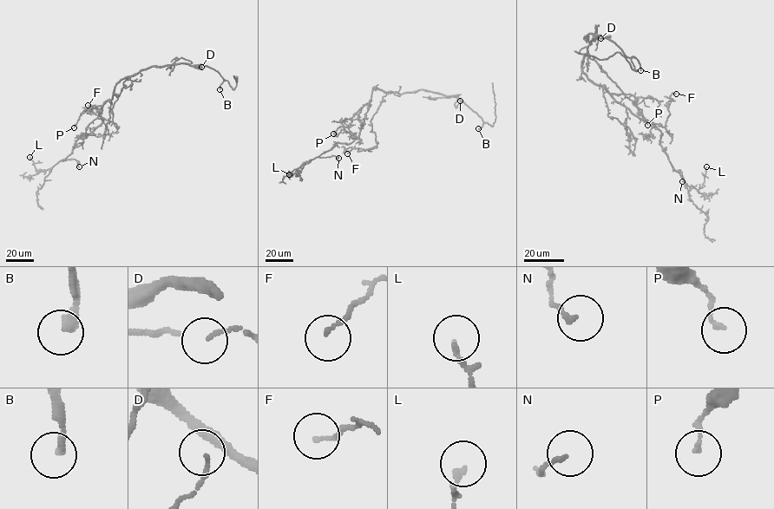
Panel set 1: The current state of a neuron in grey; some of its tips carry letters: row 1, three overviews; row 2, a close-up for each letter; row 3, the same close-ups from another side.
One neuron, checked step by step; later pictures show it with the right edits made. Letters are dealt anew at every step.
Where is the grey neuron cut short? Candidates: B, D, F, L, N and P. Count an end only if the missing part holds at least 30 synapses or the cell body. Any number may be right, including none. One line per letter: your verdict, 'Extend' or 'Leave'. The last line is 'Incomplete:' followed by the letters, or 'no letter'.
B: Extend
D: Leave
F: Leave
L: Leave
N: Leave
P: Leave
Incomplete: B

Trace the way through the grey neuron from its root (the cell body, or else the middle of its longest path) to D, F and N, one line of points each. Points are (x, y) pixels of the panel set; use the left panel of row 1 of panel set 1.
D: (115, 84), (154, 66), (186, 63), (201, 67)
F: (115, 84), (127, 78), (112, 108), (112, 121), (117, 128), (112, 122), (94, 114), (92, 107), (88, 105)
N: (115, 84), (112, 98), (99, 113), (102, 122), (79, 138), (72, 152), (60, 160), (75, 159), (79, 166)

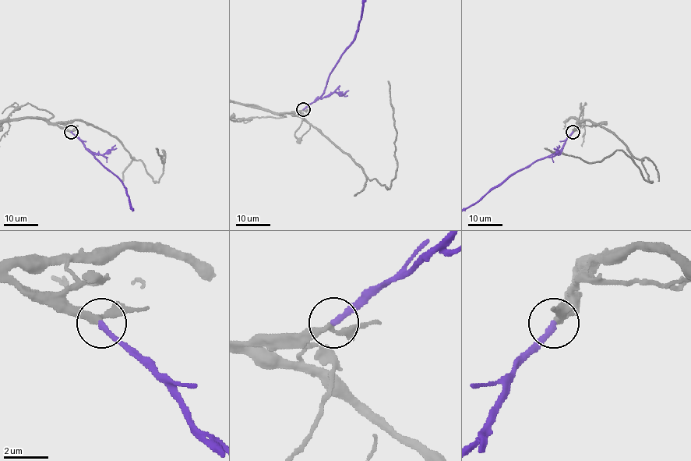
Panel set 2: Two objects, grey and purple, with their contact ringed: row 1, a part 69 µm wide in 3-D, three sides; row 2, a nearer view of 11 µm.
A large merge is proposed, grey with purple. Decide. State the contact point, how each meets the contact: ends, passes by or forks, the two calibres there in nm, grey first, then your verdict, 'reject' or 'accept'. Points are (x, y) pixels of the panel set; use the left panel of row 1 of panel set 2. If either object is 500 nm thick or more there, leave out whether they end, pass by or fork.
place (71, 132); grey passes by; purple ends; calibres 260 and 260 nm; accept

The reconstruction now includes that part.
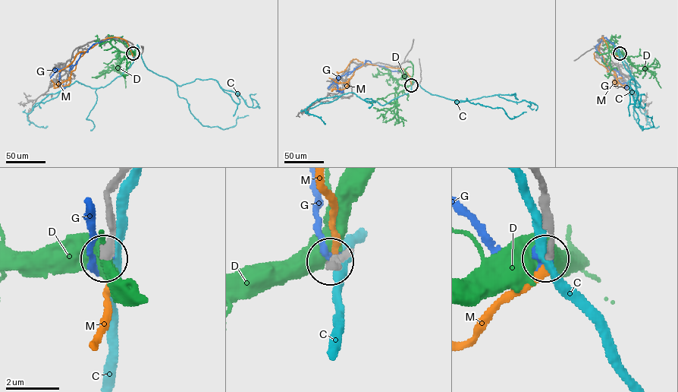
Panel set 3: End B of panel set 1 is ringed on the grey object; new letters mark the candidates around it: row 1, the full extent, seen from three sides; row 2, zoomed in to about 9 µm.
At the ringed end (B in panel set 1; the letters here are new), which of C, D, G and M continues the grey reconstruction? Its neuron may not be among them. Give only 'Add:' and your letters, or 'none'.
Add: G

